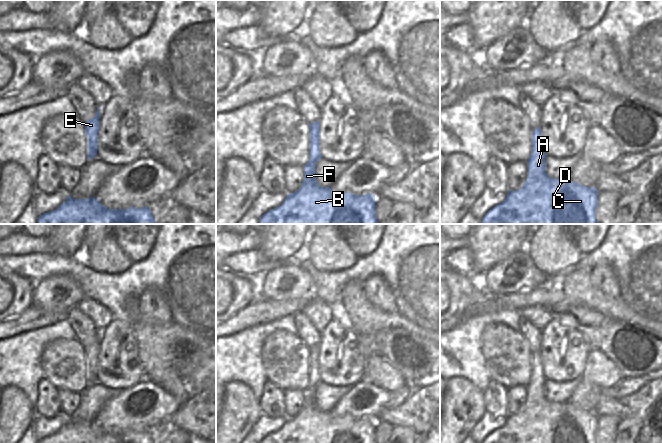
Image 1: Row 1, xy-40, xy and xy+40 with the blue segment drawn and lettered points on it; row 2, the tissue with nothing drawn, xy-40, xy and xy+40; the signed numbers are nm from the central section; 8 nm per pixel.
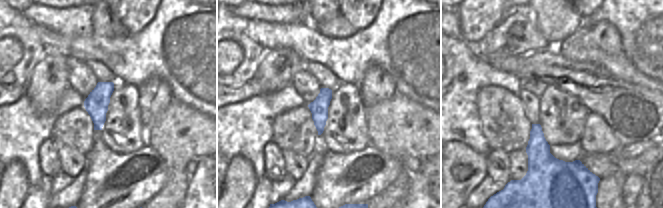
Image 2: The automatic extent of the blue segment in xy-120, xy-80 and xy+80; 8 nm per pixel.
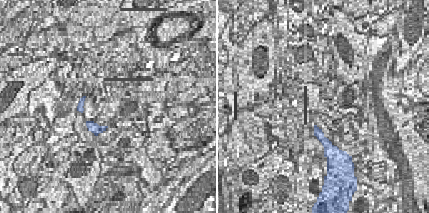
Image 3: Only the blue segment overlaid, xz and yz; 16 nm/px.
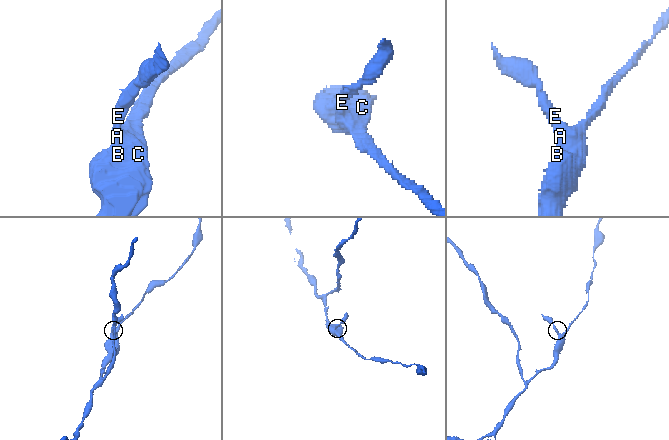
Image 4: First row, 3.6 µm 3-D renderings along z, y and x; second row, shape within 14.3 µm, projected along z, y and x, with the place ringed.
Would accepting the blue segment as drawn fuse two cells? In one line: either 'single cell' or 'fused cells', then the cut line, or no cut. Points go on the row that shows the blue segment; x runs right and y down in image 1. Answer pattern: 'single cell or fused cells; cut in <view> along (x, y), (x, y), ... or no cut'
single cell; no cut

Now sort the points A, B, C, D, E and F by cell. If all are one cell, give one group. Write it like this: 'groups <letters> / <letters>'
groups A B C D E F

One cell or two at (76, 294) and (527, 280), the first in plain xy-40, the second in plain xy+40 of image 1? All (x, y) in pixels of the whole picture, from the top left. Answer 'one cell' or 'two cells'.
one cell

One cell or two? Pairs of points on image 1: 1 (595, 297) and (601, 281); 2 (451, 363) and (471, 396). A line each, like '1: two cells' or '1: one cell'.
1: two cells
2: two cells

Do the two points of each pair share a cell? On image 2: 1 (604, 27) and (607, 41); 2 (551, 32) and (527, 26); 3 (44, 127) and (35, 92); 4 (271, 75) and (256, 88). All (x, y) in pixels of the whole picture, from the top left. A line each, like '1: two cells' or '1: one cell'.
1: one cell
2: two cells
3: two cells
4: two cells

